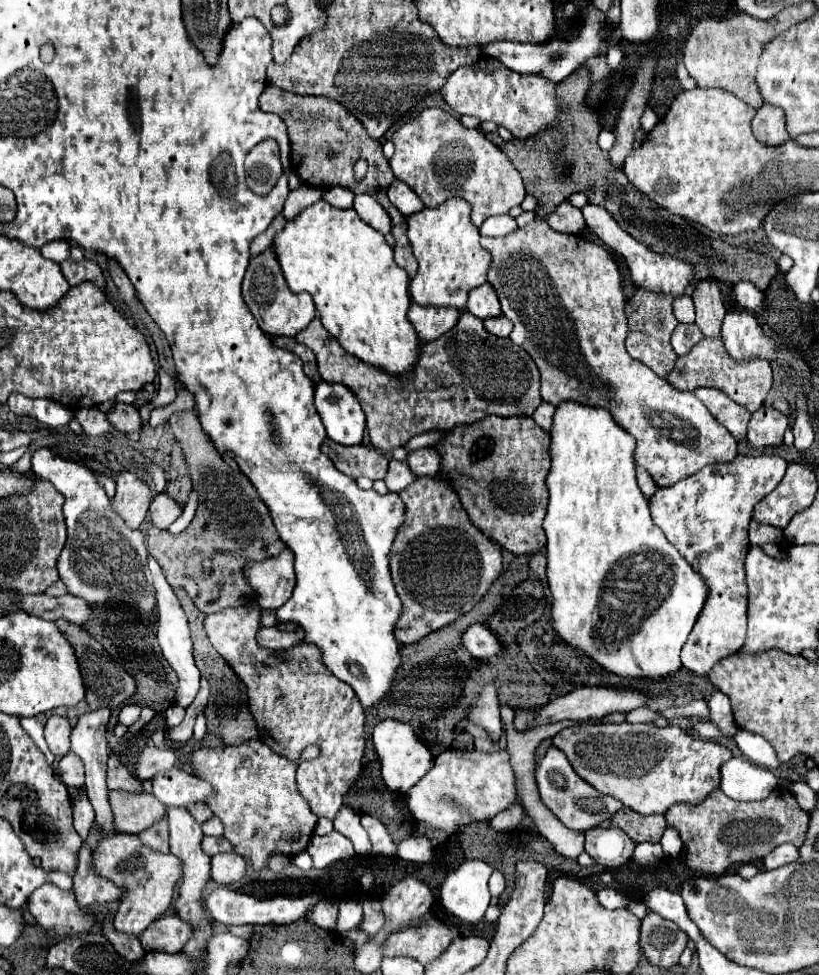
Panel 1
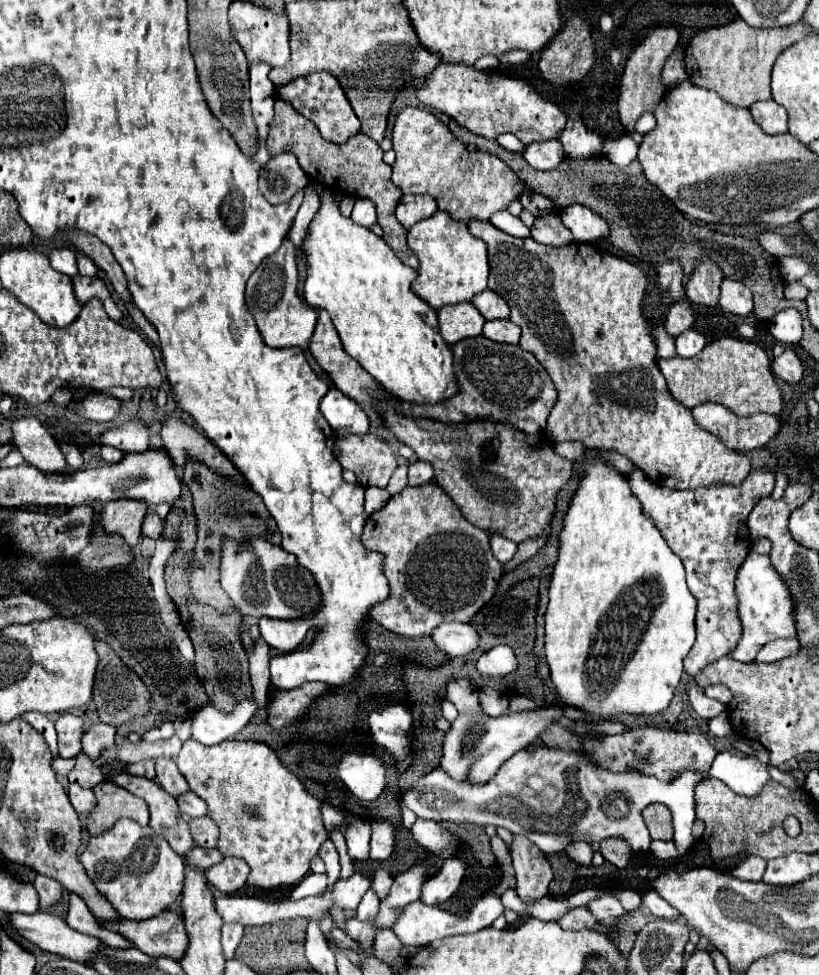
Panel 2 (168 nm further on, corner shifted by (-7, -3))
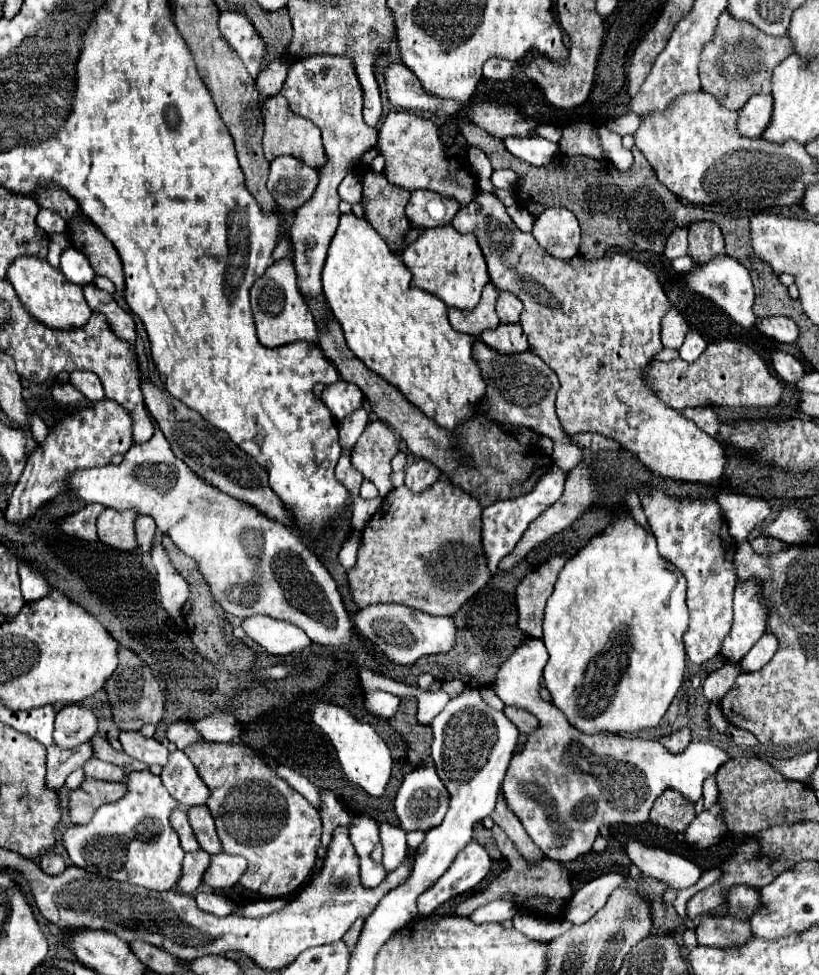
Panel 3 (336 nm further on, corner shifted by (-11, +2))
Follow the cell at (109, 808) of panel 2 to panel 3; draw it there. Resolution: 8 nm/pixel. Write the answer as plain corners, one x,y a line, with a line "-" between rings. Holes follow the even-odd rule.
85,777
83,785
79,789
73,789
69,793
69,819
73,823
89,823
95,809
121,799
127,793
123,783
111,783
111,781
99,781

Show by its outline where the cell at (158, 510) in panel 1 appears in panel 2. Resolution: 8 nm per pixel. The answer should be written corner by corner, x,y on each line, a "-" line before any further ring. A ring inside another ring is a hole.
149,512
143,522
143,534
149,538
159,538
163,532
163,526
165,526
165,520
161,520
157,512

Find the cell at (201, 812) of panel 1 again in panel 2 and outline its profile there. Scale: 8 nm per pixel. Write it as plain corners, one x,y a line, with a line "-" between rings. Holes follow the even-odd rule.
193,792
183,794
183,798
179,798
177,804
179,804
181,812
189,814
191,818
203,818
203,816
207,816
207,804
197,794
193,794

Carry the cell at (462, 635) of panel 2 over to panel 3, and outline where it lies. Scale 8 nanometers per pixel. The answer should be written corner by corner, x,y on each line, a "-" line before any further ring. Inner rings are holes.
379,603
355,611
351,619
363,639
371,641
379,653
383,653
389,661
401,667
411,667
425,655
447,653
455,645
455,625
451,617
437,617
403,605

